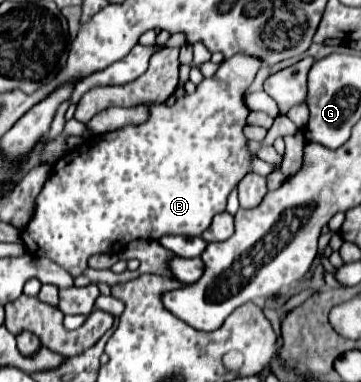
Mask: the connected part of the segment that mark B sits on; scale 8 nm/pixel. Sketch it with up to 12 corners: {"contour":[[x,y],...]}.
{"contour":[[232,56],[62,156],[22,232],[78,276],[200,236],[250,172]]}

